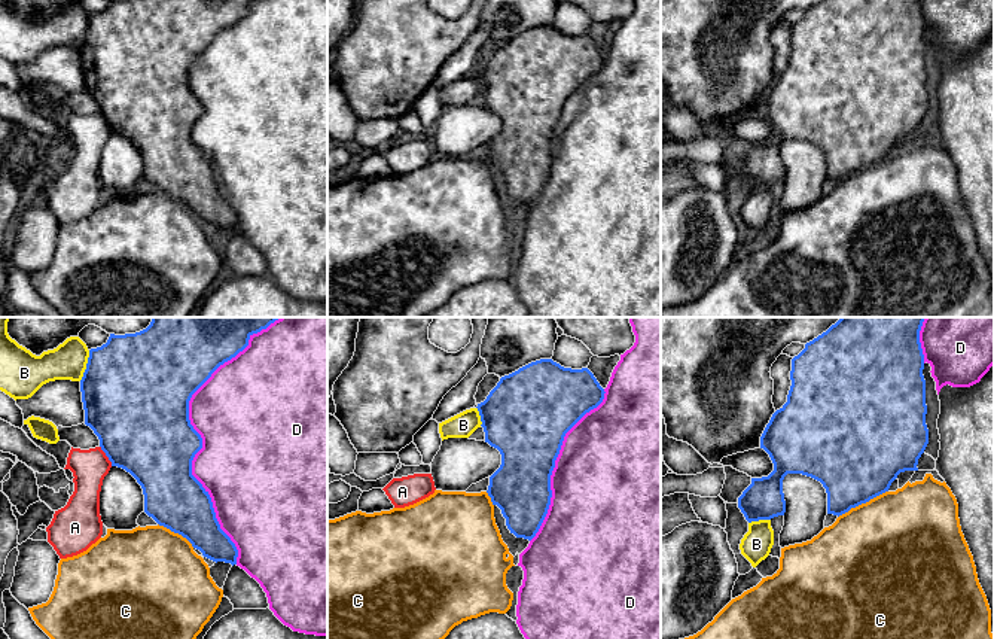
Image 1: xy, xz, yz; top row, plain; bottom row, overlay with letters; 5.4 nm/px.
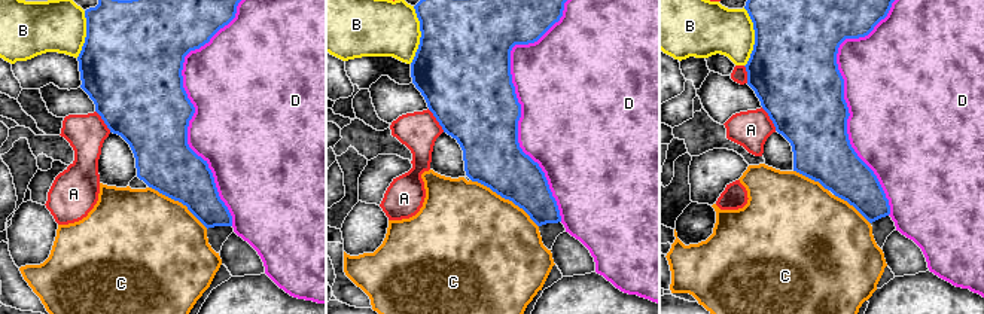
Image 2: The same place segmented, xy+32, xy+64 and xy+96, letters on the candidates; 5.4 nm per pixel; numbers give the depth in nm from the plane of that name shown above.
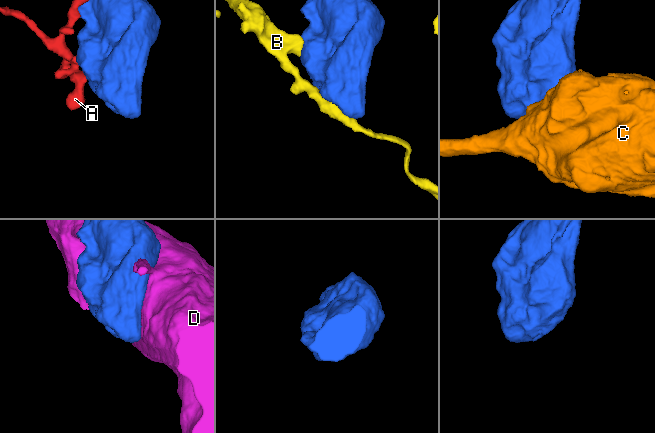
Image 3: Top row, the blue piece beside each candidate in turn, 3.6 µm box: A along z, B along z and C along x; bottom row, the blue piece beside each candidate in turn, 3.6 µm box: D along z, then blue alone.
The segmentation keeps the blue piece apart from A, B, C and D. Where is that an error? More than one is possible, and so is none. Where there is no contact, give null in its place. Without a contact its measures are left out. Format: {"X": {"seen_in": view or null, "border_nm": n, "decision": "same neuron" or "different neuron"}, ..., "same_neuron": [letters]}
{"A": {"seen_in": "xy", "border_nm": 130, "decision": "different neuron"}, "B": {"seen_in": "xy", "border_nm": 180, "decision": "different neuron"}, "C": {"seen_in": "yz", "border_nm": 300, "decision": "different neuron"}, "D": {"seen_in": "xy", "border_nm": 1250, "decision": "different neuron"}, "same_neuron": []}

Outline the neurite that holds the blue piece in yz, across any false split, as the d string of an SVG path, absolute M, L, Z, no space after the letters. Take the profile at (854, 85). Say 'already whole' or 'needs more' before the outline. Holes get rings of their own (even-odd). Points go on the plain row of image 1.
already whole | M821 0L807 9L792 25L787 69L772 80L760 103L760 115L769 121L774 137L768 143L751 144L738 164L746 186L751 189L784 182L783 146L787 140L820 147L827 159L827 180L839 183L888 158L900 139L918 137L918 125L929 110L923 36L920 0Z

